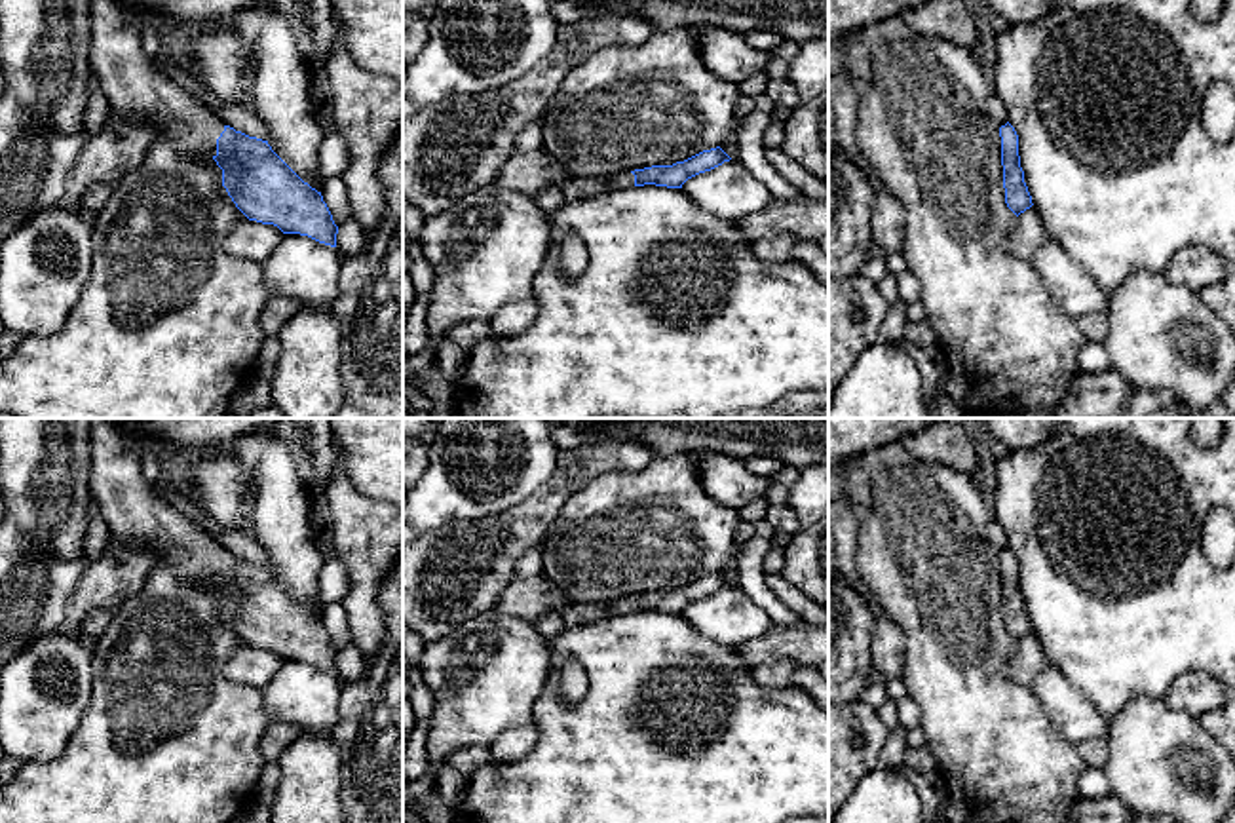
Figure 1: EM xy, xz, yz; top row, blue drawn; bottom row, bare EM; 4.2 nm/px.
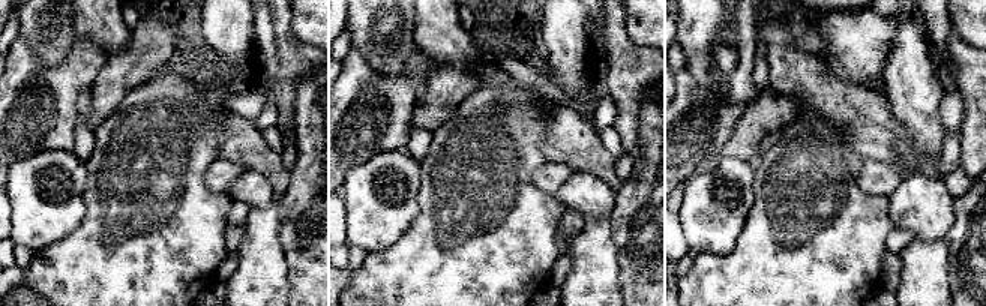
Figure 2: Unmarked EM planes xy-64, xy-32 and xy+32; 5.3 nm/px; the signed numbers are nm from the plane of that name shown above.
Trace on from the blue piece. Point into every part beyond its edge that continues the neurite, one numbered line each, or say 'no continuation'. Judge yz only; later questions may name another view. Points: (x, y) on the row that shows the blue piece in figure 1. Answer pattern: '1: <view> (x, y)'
no continuation

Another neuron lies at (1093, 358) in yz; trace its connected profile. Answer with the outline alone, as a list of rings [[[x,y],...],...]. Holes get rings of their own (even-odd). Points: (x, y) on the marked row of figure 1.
[[[1087,340],[1079,350],[1077,365],[1079,371],[1089,374],[1108,371],[1112,367],[1112,361],[1108,357],[1104,342]]]

